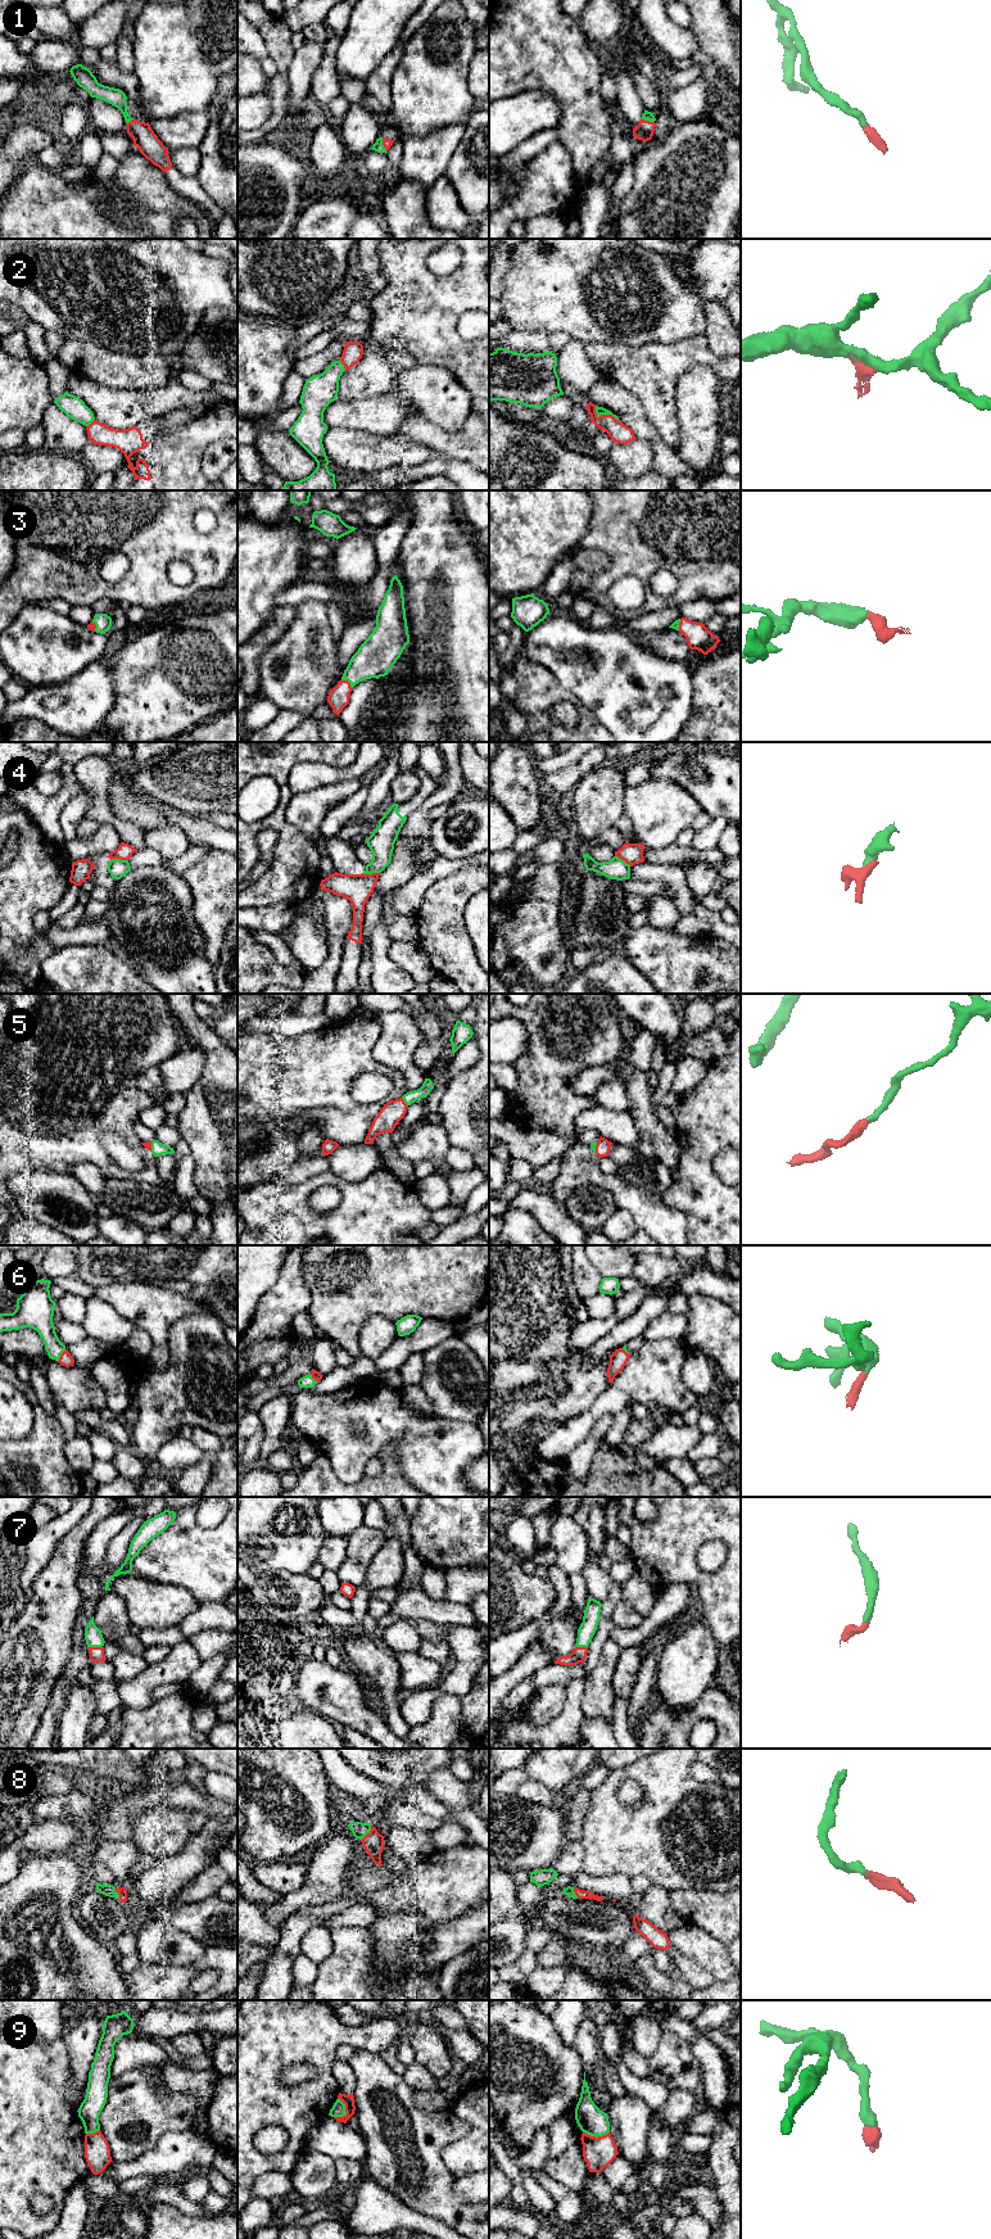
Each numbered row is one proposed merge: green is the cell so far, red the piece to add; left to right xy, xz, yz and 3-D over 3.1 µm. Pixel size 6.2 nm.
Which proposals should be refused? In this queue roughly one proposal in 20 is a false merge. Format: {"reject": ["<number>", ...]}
{"reject": ["2", "4"]}

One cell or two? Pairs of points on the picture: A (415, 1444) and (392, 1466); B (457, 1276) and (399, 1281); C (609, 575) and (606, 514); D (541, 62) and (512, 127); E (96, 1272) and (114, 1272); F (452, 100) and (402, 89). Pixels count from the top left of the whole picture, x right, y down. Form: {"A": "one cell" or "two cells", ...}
{"A": "two cells", "B": "one cell", "C": "one cell", "D": "two cells", "E": "one cell", "F": "one cell"}

